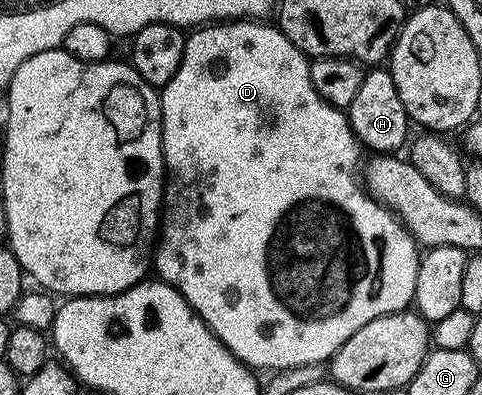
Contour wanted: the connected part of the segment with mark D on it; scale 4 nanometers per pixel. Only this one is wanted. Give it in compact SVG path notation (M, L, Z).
M229 20L229 21L226 21L226 22L218 22L218 23L215 23L215 24L205 24L205 25L203 25L203 26L201 26L201 27L199 27L199 28L196 28L196 29L193 29L193 30L192 30L192 31L191 31L191 33L189 33L189 34L188 34L188 35L187 35L187 37L185 37L185 40L184 40L184 51L183 51L183 52L182 52L182 64L178 64L178 72L174 72L174 76L173 76L173 77L172 77L172 79L171 79L171 80L170 80L170 81L168 81L168 82L167 82L167 83L166 83L166 85L165 85L165 86L163 86L163 88L162 88L162 89L161 89L161 90L160 90L160 91L159 91L159 96L160 96L160 127L161 127L161 128L162 128L162 144L163 144L163 145L164 145L164 173L165 173L165 175L166 175L166 177L165 177L165 179L164 179L164 200L163 200L163 203L162 203L162 217L161 217L161 219L160 219L160 221L159 221L159 223L158 223L158 241L157 241L157 242L156 242L156 243L155 243L155 246L154 246L154 270L157 270L157 272L158 272L158 273L160 273L160 274L157 274L157 275L158 275L158 278L159 278L159 281L161 281L161 282L168 282L168 283L170 283L170 285L172 285L172 287L174 287L174 288L175 288L175 290L177 290L177 291L178 291L178 293L179 293L179 294L180 294L180 295L181 295L181 296L182 296L182 297L184 297L184 299L185 299L185 300L186 300L186 301L187 301L187 302L188 302L188 303L189 303L189 304L190 304L190 308L191 308L191 309L192 309L192 310L193 310L193 312L194 312L194 313L196 313L196 315L197 315L197 316L199 316L199 318L201 318L201 319L202 319L202 321L203 321L203 322L204 322L204 323L206 323L206 325L207 325L207 326L208 326L208 327L209 327L209 328L211 328L211 330L212 330L212 334L213 334L213 335L214 335L214 336L215 336L215 337L216 337L216 338L217 338L217 339L218 339L218 341L220 341L220 342L221 342L221 344L223 344L223 345L224 345L224 346L225 346L225 347L226 347L226 349L227 349L227 350L228 350L228 351L229 351L229 352L230 352L230 353L232 353L232 355L233 355L233 356L234 356L234 357L235 357L235 358L236 358L236 359L237 359L237 360L239 360L239 361L240 361L240 362L243 362L243 363L244 363L244 365L245 365L245 366L247 366L247 367L249 367L249 368L251 368L251 369L252 369L252 370L253 370L253 371L256 371L256 372L261 372L261 371L260 371L260 370L292 370L292 369L294 369L294 368L295 368L295 366L312 366L312 365L314 365L314 364L315 364L315 362L322 362L322 364L324 364L324 363L327 363L327 362L328 362L328 361L329 361L329 359L330 359L330 358L331 358L331 357L332 357L332 355L333 355L333 354L334 354L334 353L335 353L335 351L336 351L336 350L338 350L338 349L340 349L340 348L342 348L342 344L344 344L344 343L346 343L346 340L348 340L348 339L349 339L349 338L350 338L350 336L353 336L353 334L354 334L354 332L356 332L356 331L357 331L357 330L358 330L358 328L362 328L362 326L363 326L363 325L364 325L364 324L369 324L369 322L370 322L370 320L374 320L374 318L375 318L375 317L382 317L382 316L386 316L386 315L387 315L387 314L388 314L388 313L398 313L398 312L400 312L400 311L403 311L403 310L404 310L404 309L405 309L405 307L407 307L407 306L408 306L408 305L409 305L409 303L411 303L411 302L412 302L412 301L413 301L413 299L415 299L415 297L416 297L416 281L417 281L417 280L418 280L418 264L419 264L419 263L420 263L420 255L421 255L421 251L420 251L420 250L419 250L419 249L418 249L418 243L417 243L417 241L416 241L416 239L415 239L415 238L413 238L413 237L412 237L412 235L411 235L411 234L409 234L409 232L408 232L408 230L407 230L407 228L406 228L406 227L404 227L404 226L403 226L403 224L401 224L401 222L400 222L400 220L399 220L399 218L397 218L397 217L396 217L396 215L395 215L395 214L393 214L393 213L392 213L392 211L390 211L390 210L387 210L387 208L386 208L386 207L384 207L384 206L382 206L382 205L380 205L380 203L379 203L379 202L377 202L377 201L376 201L376 199L375 199L375 198L373 198L373 197L371 197L371 196L370 196L370 195L369 195L369 193L368 193L368 191L367 191L367 189L365 189L365 187L364 187L364 186L363 186L363 185L362 185L362 182L361 182L361 179L360 179L360 178L359 178L359 177L358 177L358 167L359 167L359 166L360 166L360 165L361 165L361 162L362 162L362 157L361 157L361 158L360 158L360 154L361 154L361 155L362 155L362 147L361 147L361 145L360 145L360 143L359 143L359 142L357 142L357 141L356 141L356 137L355 137L355 136L354 136L354 132L353 132L353 131L352 131L352 129L351 129L351 128L350 128L350 124L349 124L349 123L348 123L348 116L347 116L347 113L345 113L345 111L344 111L344 110L343 110L343 109L341 109L341 107L339 107L339 106L332 106L332 105L331 105L331 104L330 104L330 103L328 103L328 101L327 101L327 100L326 100L326 99L325 99L325 98L324 98L324 97L322 97L322 96L321 96L321 95L320 95L320 94L319 94L319 92L317 92L317 91L316 91L316 89L315 89L315 88L314 88L314 84L313 84L313 83L312 83L312 81L311 81L311 80L310 80L310 76L309 76L309 75L308 75L308 67L309 67L309 65L310 65L310 62L309 62L309 59L308 59L308 58L307 58L307 57L306 57L306 55L304 55L304 54L303 54L303 53L302 53L302 52L301 52L301 51L300 51L300 49L298 49L298 47L297 47L297 46L295 46L295 44L293 44L293 42L291 42L291 40L290 40L290 39L288 39L288 38L287 38L287 36L286 36L286 35L285 35L285 34L283 34L283 33L282 33L282 31L281 31L281 30L280 30L280 28L279 28L279 25L276 25L276 24L272 24L272 26L267 26L267 25L268 25L268 24L269 24L269 23L268 23L268 22L267 22L267 21L264 21L264 20Z

